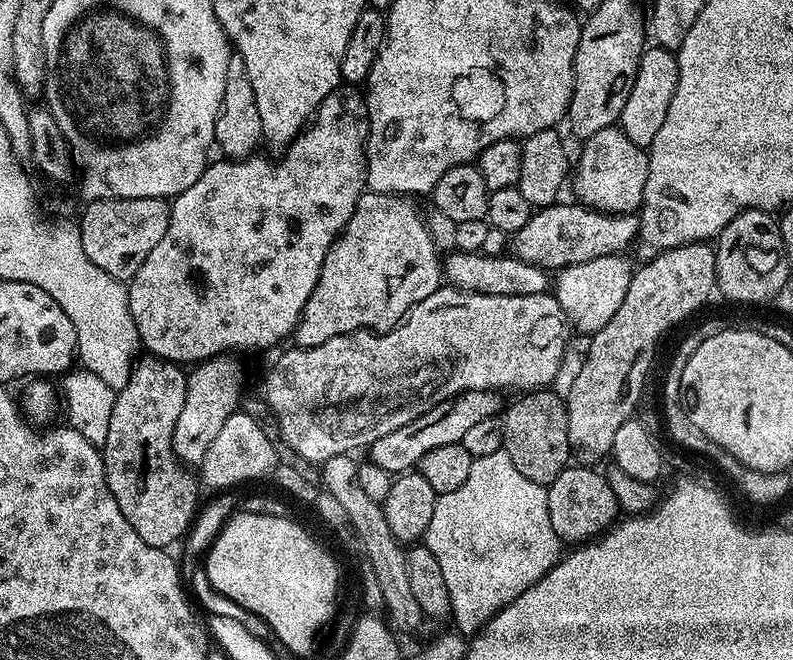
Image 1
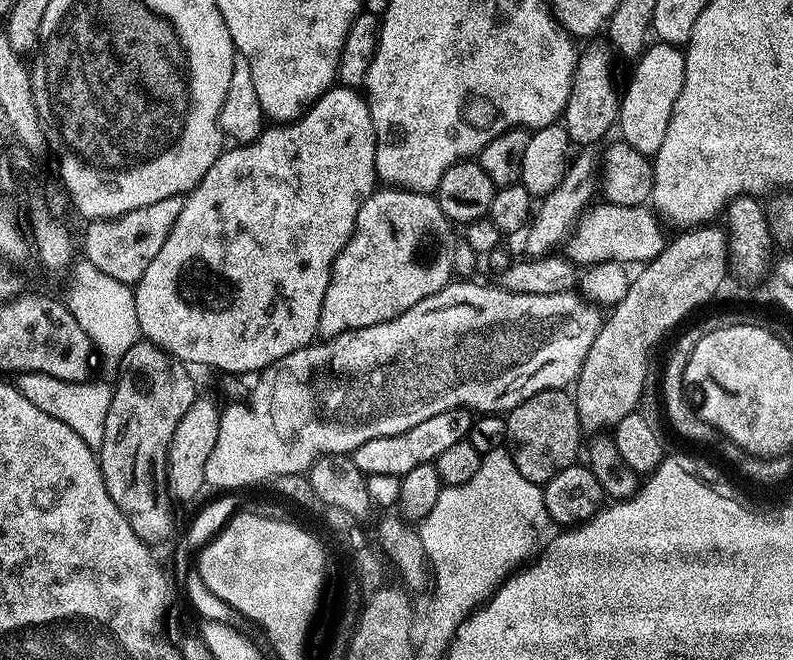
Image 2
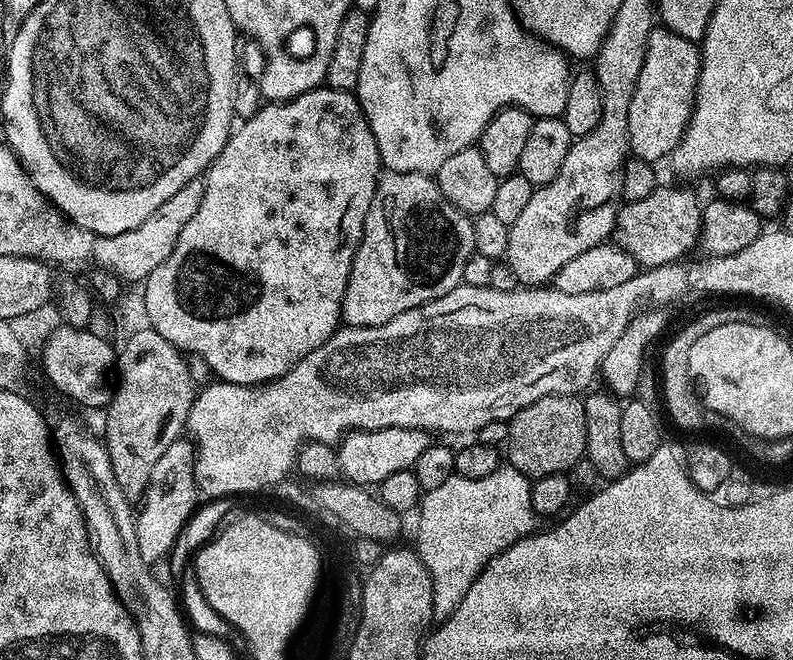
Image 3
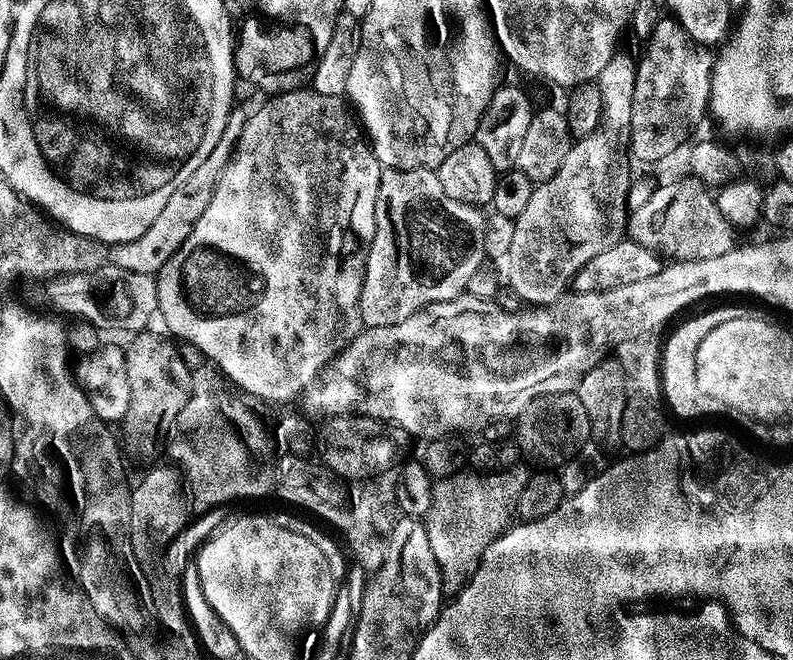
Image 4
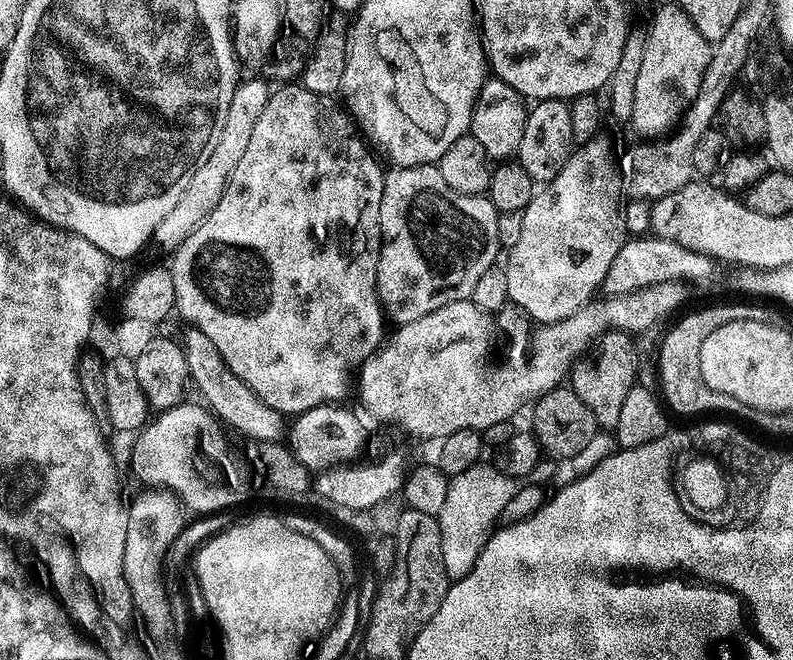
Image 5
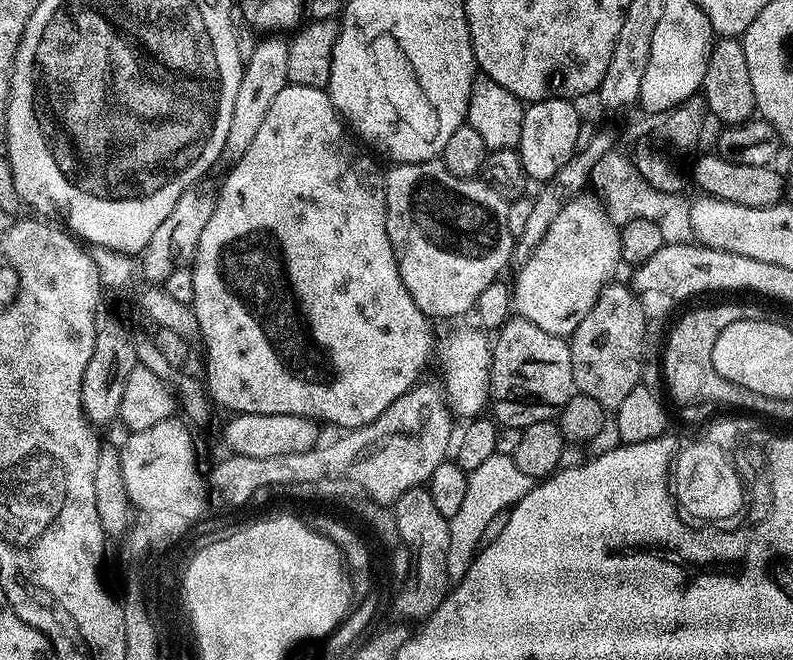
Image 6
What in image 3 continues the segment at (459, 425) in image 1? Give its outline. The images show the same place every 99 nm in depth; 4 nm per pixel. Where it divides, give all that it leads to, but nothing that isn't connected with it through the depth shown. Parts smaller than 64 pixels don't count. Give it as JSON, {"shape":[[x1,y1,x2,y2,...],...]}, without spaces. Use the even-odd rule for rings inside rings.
{"shape":[[383,428,369,432,349,432,336,448,340,476,350,484,379,486,383,480,390,478,390,474,398,474,398,470,415,469,418,458,426,454,429,443,429,433,423,428]]}

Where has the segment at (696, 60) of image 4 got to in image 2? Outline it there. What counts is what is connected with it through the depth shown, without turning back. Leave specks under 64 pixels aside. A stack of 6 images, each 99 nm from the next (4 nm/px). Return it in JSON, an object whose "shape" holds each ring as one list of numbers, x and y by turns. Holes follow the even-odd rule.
{"shape":[[652,42,640,53,635,64,636,69,628,80,628,89,625,92,623,89,620,96,619,139,644,156,652,158,658,146,662,146,662,138,666,138,666,126,670,126,674,102,678,102,678,94,682,94,686,62,683,51,677,45]]}

